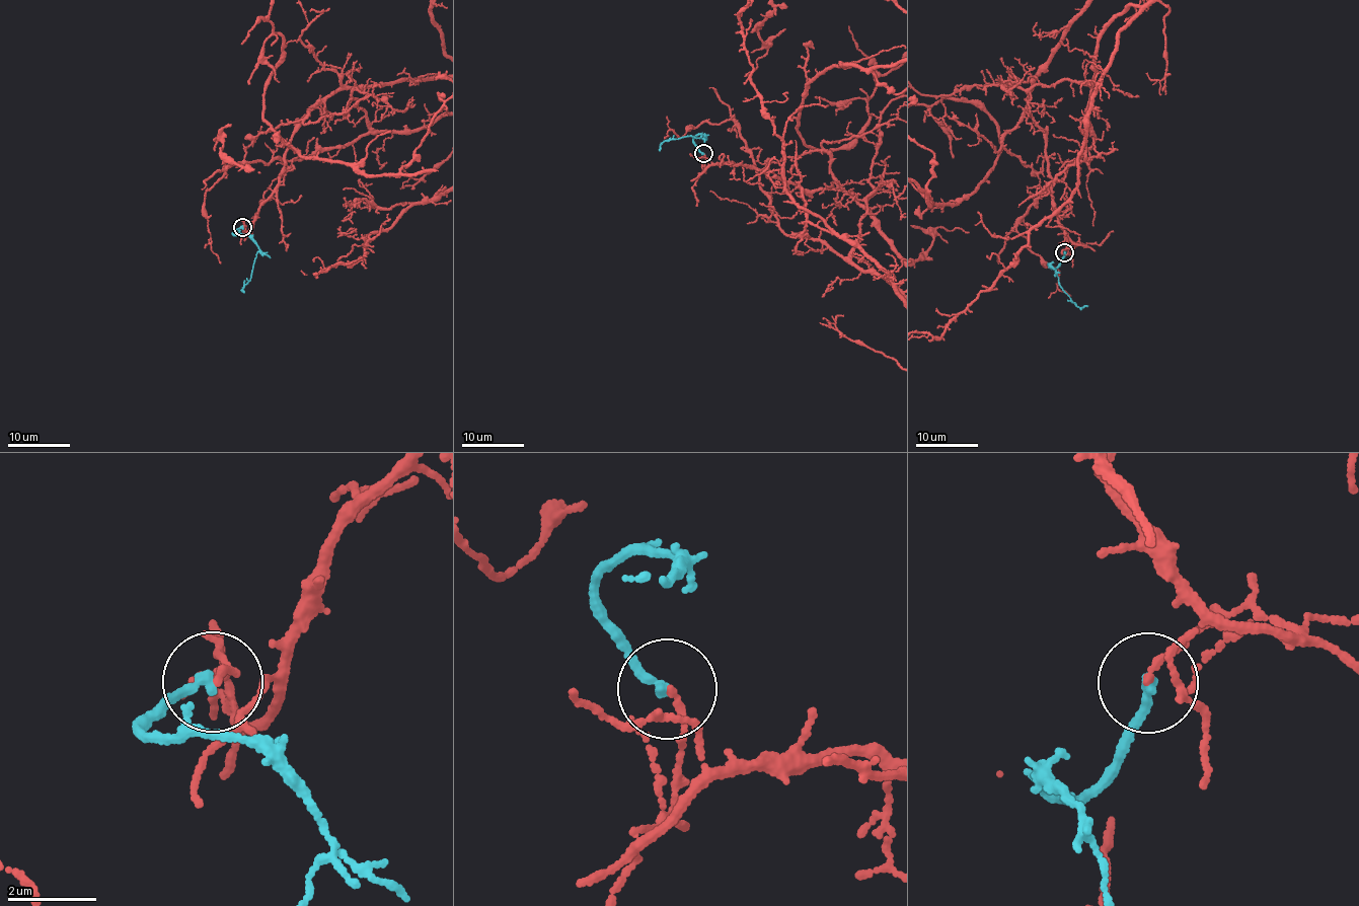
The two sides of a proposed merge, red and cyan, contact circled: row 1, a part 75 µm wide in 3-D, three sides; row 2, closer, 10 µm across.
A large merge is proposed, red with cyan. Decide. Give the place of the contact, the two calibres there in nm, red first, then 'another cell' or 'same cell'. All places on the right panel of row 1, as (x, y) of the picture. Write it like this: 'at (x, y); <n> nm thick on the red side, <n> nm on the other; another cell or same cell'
at (1064, 252); 130 nm thick on the red side, 240 nm on the other; another cell

